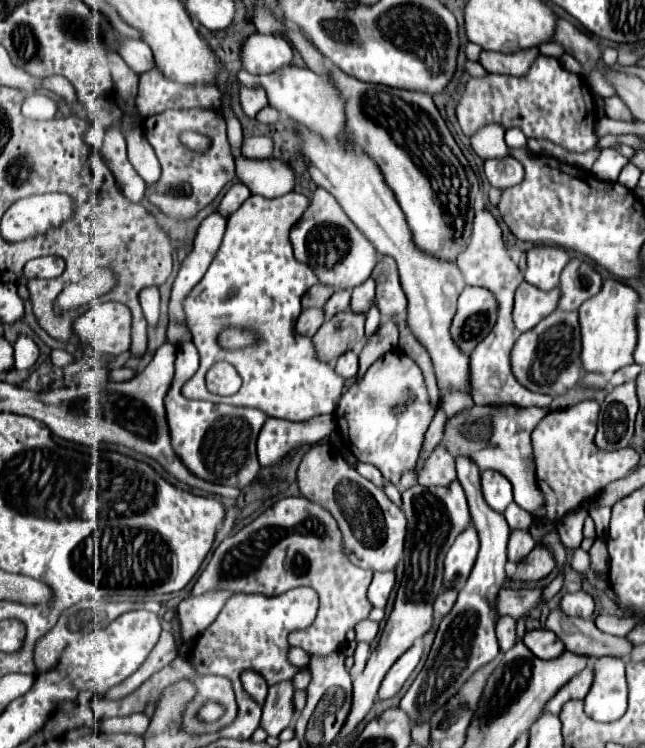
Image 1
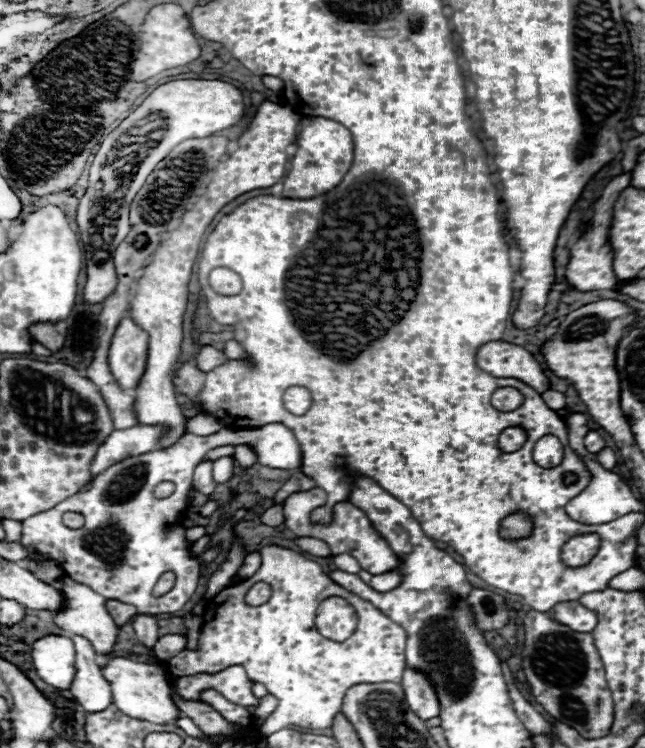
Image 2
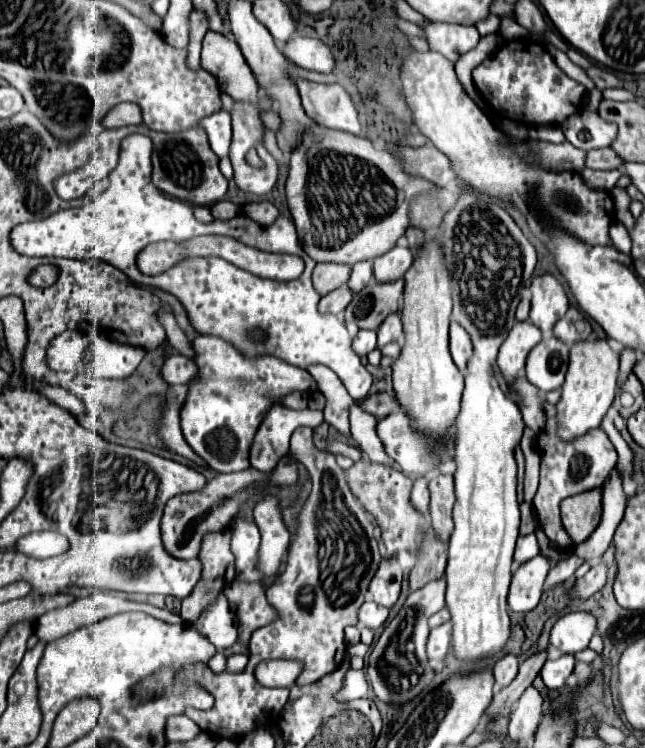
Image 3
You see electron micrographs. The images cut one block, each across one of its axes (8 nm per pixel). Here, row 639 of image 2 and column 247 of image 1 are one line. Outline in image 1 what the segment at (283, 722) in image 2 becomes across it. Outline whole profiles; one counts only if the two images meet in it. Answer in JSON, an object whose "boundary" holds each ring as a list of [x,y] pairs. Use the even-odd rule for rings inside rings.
{"boundary":[[[288,192],[274,200],[250,196],[228,218],[224,240],[208,272],[184,300],[188,328],[200,352],[200,368],[182,388],[186,398],[250,406],[290,422],[306,422],[336,410],[346,380],[334,372],[334,362],[324,362],[316,356],[312,338],[300,336],[294,330],[302,312],[300,298],[318,282],[312,268],[294,258],[288,240],[290,228],[300,220],[306,206],[308,198],[296,192]],[[224,326],[256,330],[260,342],[244,350],[226,352],[216,342]],[[216,362],[230,362],[240,374],[242,388],[236,394],[216,396],[208,392],[204,376]]]}

